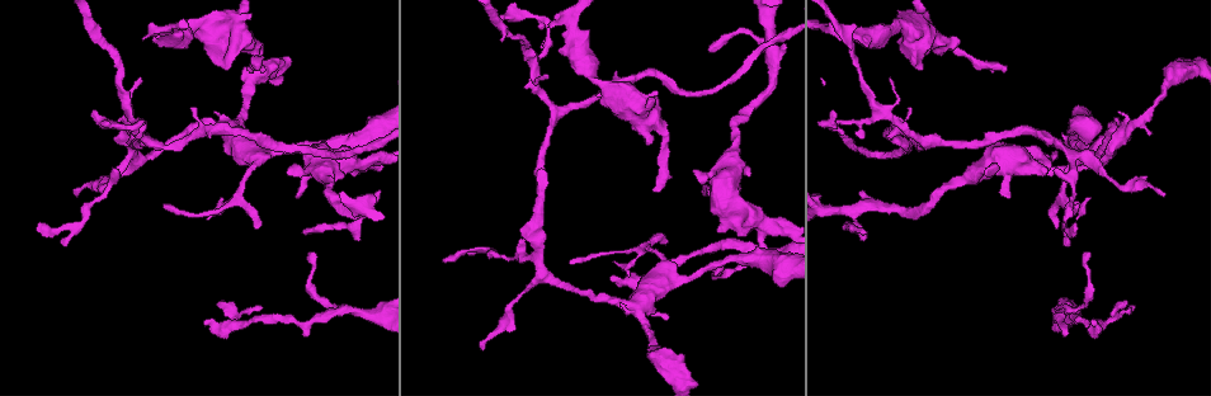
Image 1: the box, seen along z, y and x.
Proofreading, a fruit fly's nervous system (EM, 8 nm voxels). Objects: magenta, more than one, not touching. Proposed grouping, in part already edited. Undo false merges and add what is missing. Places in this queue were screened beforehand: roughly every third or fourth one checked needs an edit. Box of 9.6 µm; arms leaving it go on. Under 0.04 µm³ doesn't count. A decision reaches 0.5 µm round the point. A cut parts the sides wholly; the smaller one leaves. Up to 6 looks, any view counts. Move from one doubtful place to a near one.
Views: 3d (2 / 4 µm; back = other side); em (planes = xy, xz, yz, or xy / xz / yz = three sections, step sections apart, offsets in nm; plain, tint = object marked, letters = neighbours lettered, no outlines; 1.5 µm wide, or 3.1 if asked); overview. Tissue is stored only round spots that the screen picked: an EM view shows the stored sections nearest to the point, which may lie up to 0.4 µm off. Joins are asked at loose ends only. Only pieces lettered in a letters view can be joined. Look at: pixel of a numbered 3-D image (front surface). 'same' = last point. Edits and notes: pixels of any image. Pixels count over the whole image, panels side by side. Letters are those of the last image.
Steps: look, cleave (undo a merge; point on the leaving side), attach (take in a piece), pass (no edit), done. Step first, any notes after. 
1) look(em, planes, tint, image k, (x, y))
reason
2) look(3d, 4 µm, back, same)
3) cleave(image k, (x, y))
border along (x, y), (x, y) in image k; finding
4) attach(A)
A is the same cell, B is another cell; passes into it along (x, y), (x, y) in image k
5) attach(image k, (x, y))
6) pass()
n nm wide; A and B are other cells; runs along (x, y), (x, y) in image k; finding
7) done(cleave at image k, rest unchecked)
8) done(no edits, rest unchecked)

look(em, planes, letters, image 1, (203, 322))
tapers out

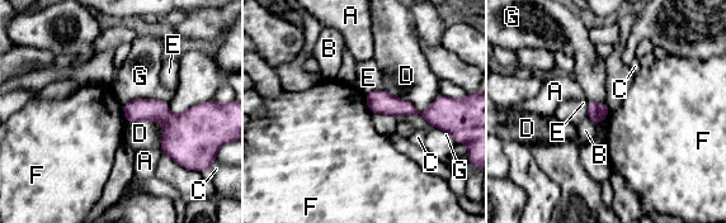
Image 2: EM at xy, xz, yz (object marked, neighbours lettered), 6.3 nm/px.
pass()
A, B, C, D, E, F and G are other cells; runs along (368, 98), (420, 113), (441, 99) in image 2; no lettered piece goes on from it

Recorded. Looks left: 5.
look(3d, 4 µm, image 1, (247, 68))
free end

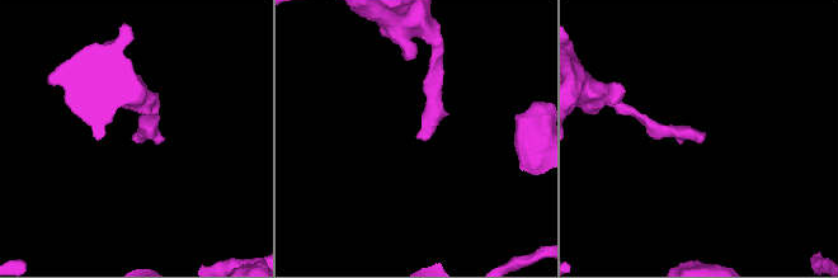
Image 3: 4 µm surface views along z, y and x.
look(em, planes, tint, image 3, (417, 138))
shape alone is not enough

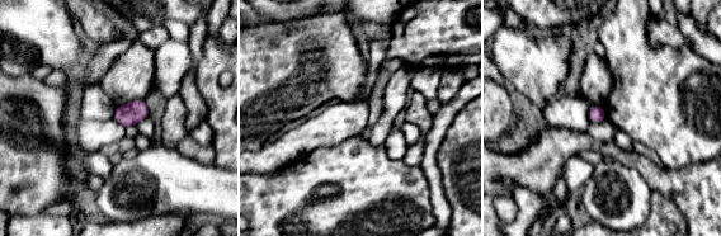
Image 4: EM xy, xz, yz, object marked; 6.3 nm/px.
look(em, planes, letters, same)
what lies round it

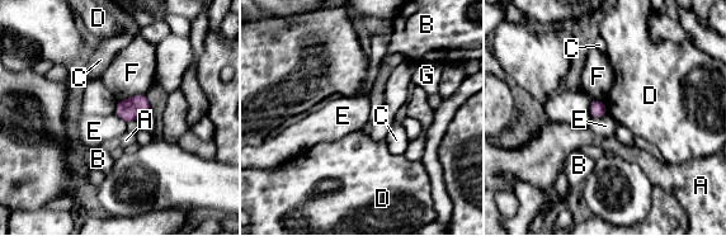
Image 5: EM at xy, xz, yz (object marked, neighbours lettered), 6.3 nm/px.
pass()
100 nm wide; A, B, C, D, E, F and G are other cells; border along (604, 103), (608, 113) in image 5; none of them fits

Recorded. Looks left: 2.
look(em, planes, letters, image 1, (247, 104))
narrows sharply

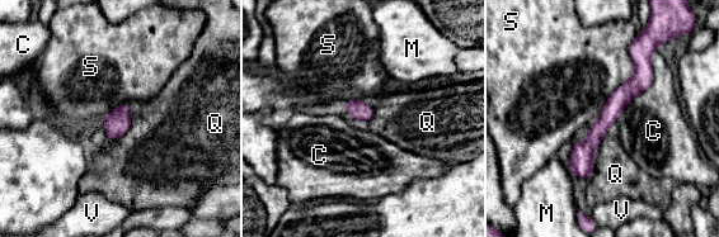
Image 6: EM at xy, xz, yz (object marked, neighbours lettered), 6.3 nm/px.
pass()
C, M, Q, S and V are other cells; border along (130, 104), (130, 127), (108, 141) in image 6; one cell here

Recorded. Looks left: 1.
done(no edits, rest unchecked)

